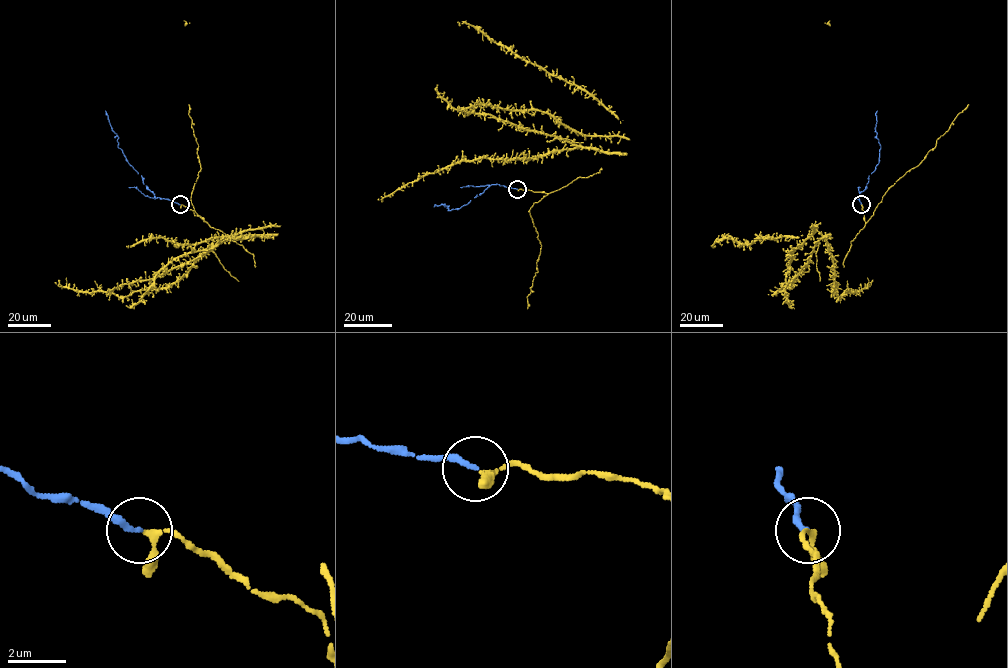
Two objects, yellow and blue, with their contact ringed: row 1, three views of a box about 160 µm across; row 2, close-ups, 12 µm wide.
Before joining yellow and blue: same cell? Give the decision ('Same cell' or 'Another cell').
Same cell

